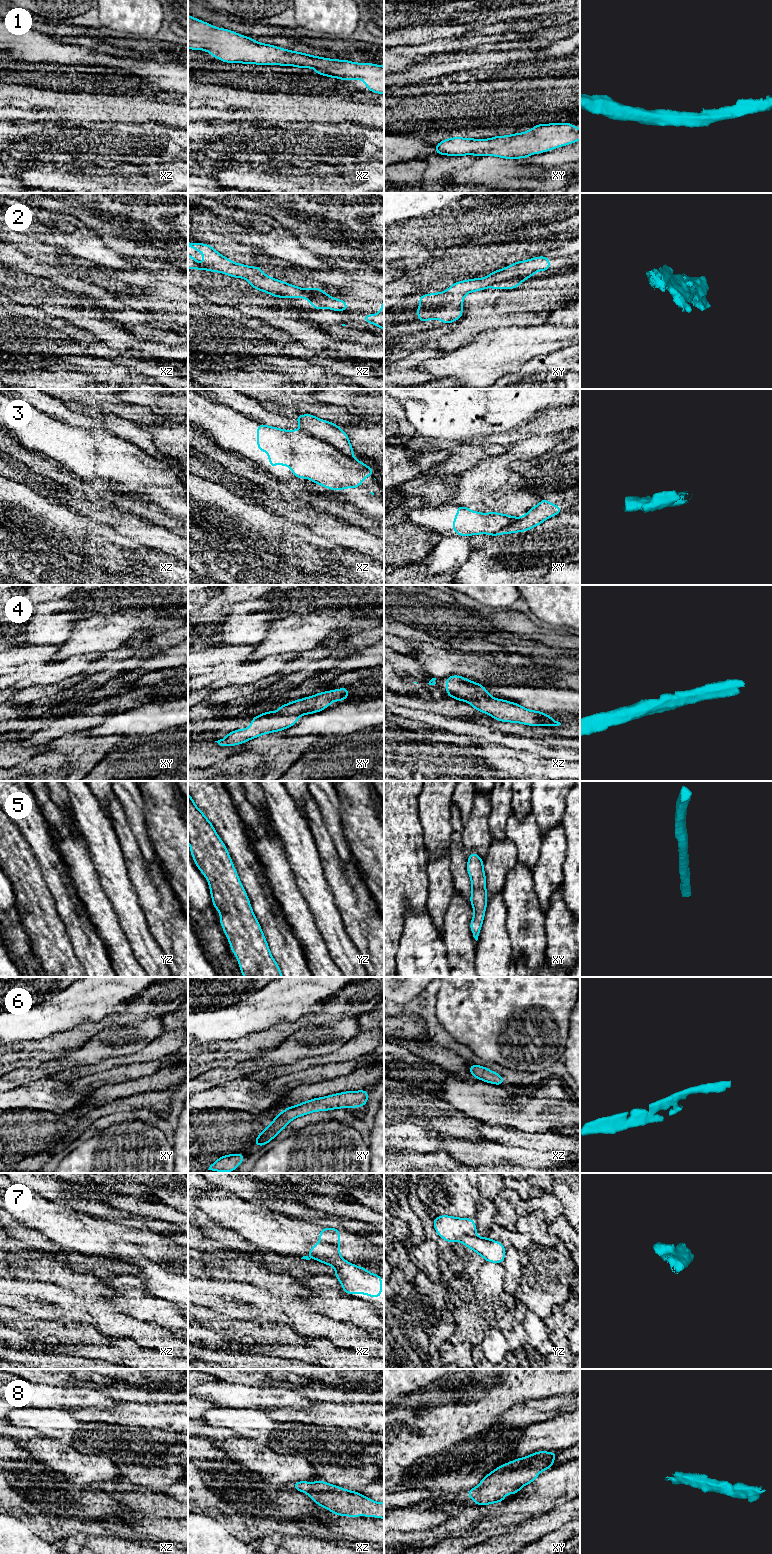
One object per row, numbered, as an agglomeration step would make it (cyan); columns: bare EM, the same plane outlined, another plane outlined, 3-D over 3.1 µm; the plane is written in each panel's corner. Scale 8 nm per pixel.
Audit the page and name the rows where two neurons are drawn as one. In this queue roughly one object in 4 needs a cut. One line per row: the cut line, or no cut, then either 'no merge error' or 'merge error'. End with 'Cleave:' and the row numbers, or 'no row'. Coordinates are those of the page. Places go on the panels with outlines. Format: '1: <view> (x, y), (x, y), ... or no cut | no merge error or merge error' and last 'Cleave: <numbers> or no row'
1: no cut | no merge error
2: xy (529, 275), (500, 280), (489, 285) | merge error
3: xz (303, 430), (311, 436), (330, 443), (343, 454), (350, 457) | merge error
4: no cut | no merge error
5: no cut | no merge error
6: no cut | no merge error
7: xz (323, 1242), (339, 1256) | merge error
8: no cut | no merge error
Cleave: 2, 3, 7

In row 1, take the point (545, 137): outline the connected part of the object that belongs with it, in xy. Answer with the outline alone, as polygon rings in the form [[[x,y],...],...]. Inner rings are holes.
[[[570,122],[538,124],[524,133],[494,136],[491,139],[453,137],[440,141],[435,154],[448,156],[497,156],[506,159],[527,158],[536,153],[572,144],[580,140],[580,129]]]

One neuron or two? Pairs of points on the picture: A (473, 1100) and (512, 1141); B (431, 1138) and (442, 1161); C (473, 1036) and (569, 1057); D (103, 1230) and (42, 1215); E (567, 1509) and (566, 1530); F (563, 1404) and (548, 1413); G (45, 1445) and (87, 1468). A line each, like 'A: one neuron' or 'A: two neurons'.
A: two neurons
B: one neuron
C: two neurons
D: one neuron
E: two neurons
F: one neuron
G: one neuron

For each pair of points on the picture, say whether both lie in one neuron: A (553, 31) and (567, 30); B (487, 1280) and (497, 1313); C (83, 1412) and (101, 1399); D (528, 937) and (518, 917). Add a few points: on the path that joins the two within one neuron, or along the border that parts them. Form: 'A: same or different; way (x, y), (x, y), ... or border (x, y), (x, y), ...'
A: same; way (556, 31), (564, 30)
B: same; way (495, 1288), (497, 1290), (497, 1305)
C: different; border (113, 1404), (110, 1406), (66, 1407)
D: same; way (522, 932), (518, 931), (518, 923)

